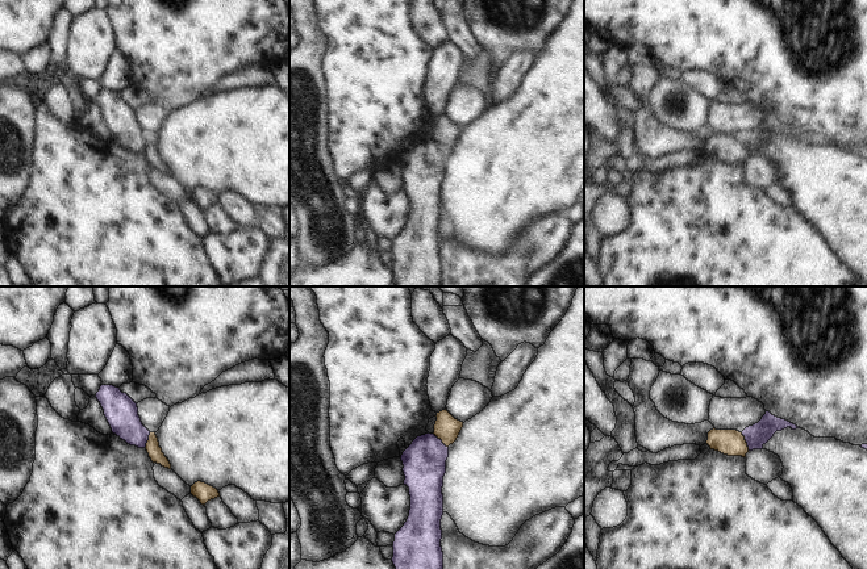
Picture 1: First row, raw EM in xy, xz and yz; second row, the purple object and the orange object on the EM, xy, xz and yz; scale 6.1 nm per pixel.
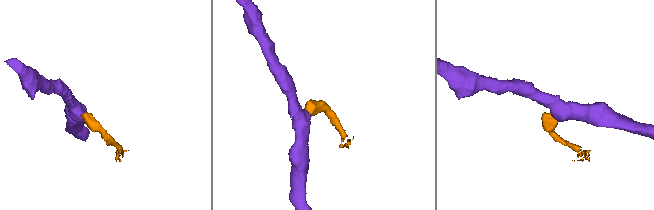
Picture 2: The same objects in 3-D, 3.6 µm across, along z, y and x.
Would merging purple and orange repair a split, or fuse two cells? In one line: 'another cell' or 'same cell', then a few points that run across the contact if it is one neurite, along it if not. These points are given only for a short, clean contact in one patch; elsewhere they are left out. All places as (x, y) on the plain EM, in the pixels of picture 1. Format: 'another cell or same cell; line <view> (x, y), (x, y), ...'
another cell; line yz (741, 138), (749, 155)

